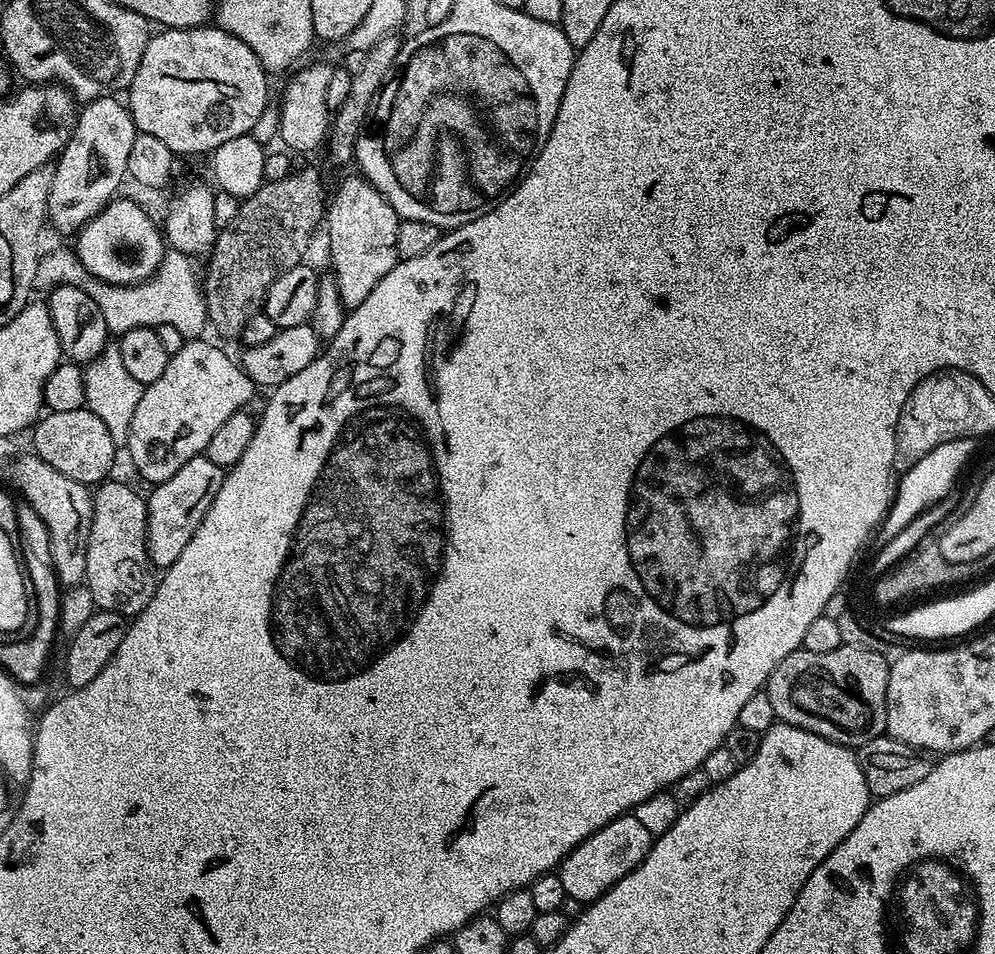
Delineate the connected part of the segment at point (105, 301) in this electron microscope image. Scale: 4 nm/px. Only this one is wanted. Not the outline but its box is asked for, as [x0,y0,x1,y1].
[94,248,210,339]

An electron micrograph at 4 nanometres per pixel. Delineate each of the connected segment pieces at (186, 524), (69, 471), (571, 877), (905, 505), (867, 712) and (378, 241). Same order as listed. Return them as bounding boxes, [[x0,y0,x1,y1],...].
[[147,454,225,570],[31,407,118,486],[558,814,653,906],[874,437,978,548],[766,644,889,746],[326,174,400,310]]

